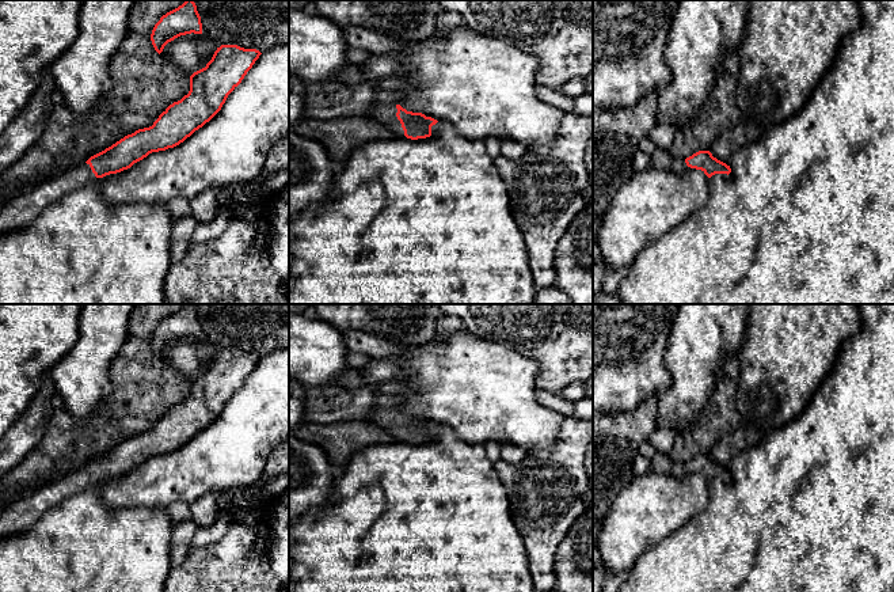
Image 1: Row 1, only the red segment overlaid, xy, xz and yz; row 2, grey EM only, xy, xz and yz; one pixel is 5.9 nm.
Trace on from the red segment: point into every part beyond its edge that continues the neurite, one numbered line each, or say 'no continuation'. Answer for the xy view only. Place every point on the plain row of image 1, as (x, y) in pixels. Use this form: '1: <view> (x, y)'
1: xy (23, 513)

